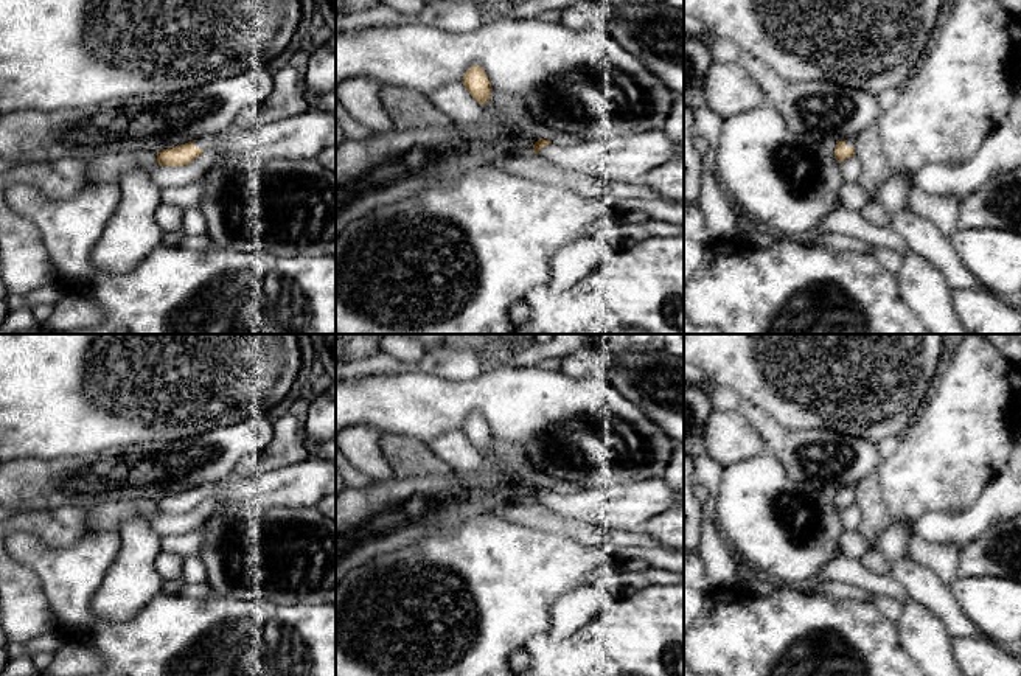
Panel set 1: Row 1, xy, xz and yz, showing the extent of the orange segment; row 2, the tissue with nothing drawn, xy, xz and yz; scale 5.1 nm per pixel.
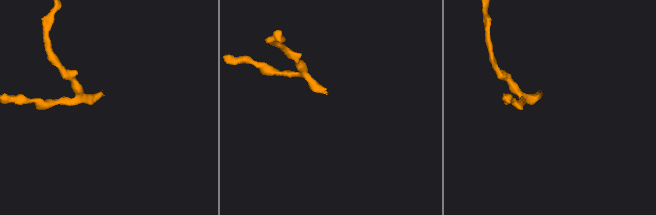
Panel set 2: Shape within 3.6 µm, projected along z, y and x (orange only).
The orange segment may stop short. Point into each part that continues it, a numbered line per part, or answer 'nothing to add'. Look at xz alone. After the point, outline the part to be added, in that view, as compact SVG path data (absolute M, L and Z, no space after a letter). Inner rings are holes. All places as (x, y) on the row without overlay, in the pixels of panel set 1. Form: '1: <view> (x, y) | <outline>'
1: xz (628, 505) | M648 479L584 490L578 494L544 494L539 504L563 519L608 528L639 530L653 514L679 505L684 496L665 479Z

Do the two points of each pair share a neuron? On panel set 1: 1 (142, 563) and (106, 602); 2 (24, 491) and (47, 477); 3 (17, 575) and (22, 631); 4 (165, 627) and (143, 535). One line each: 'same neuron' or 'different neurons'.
1: same neuron
2: same neuron
3: same neuron
4: different neurons

